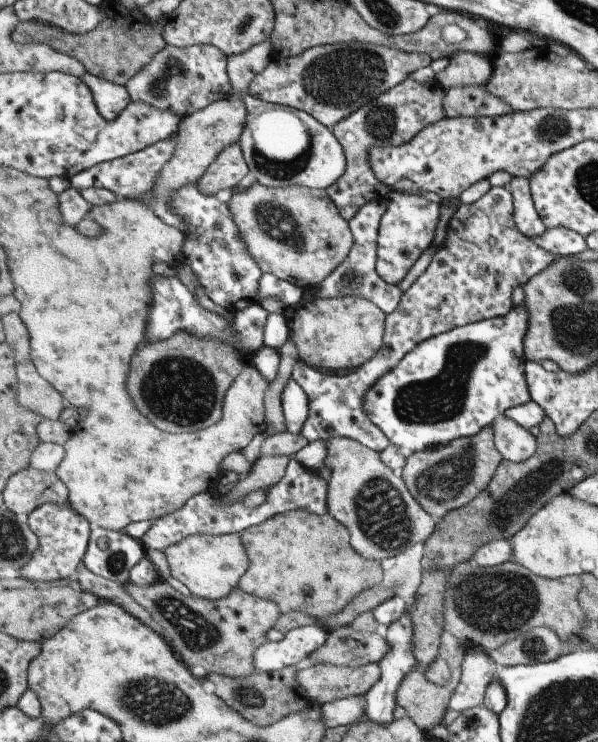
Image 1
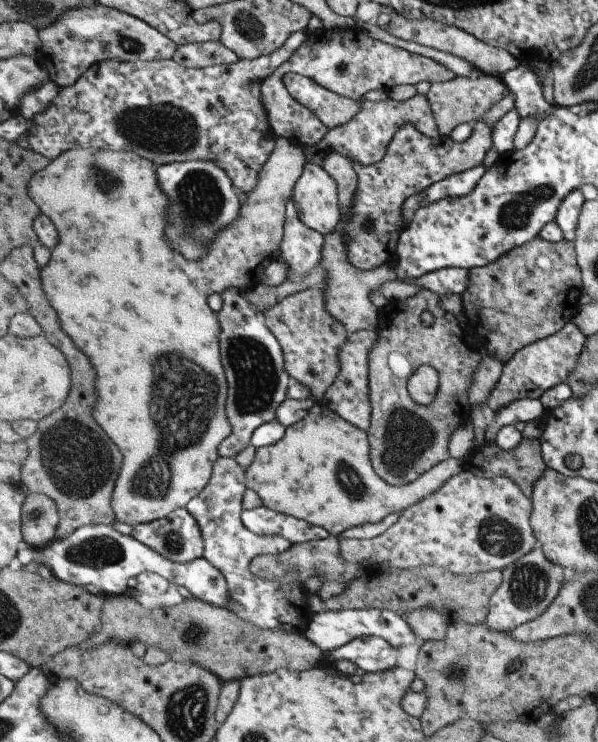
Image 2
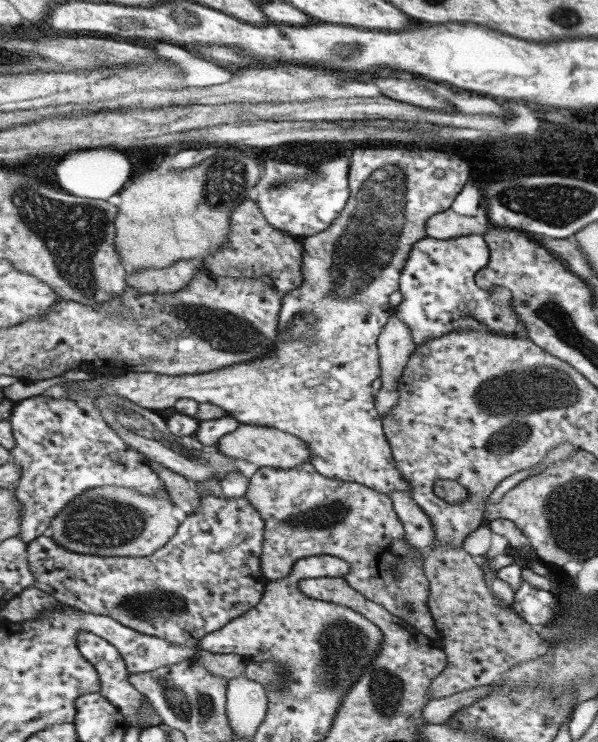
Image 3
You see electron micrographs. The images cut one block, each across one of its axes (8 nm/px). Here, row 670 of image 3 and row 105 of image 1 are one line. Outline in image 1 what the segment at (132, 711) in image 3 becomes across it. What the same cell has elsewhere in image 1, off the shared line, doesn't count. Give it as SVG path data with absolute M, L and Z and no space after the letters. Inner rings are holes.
M90 73L81 78L92 88L101 114L110 121L115 120L132 102L126 86L102 80Z

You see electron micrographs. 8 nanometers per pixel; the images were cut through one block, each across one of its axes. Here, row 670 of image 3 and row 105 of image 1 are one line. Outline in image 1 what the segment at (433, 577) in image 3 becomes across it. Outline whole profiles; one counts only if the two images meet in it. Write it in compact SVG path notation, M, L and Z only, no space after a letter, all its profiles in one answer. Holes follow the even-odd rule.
M485 85L454 86L444 100L447 117L496 117L515 111L503 99L493 96Z

